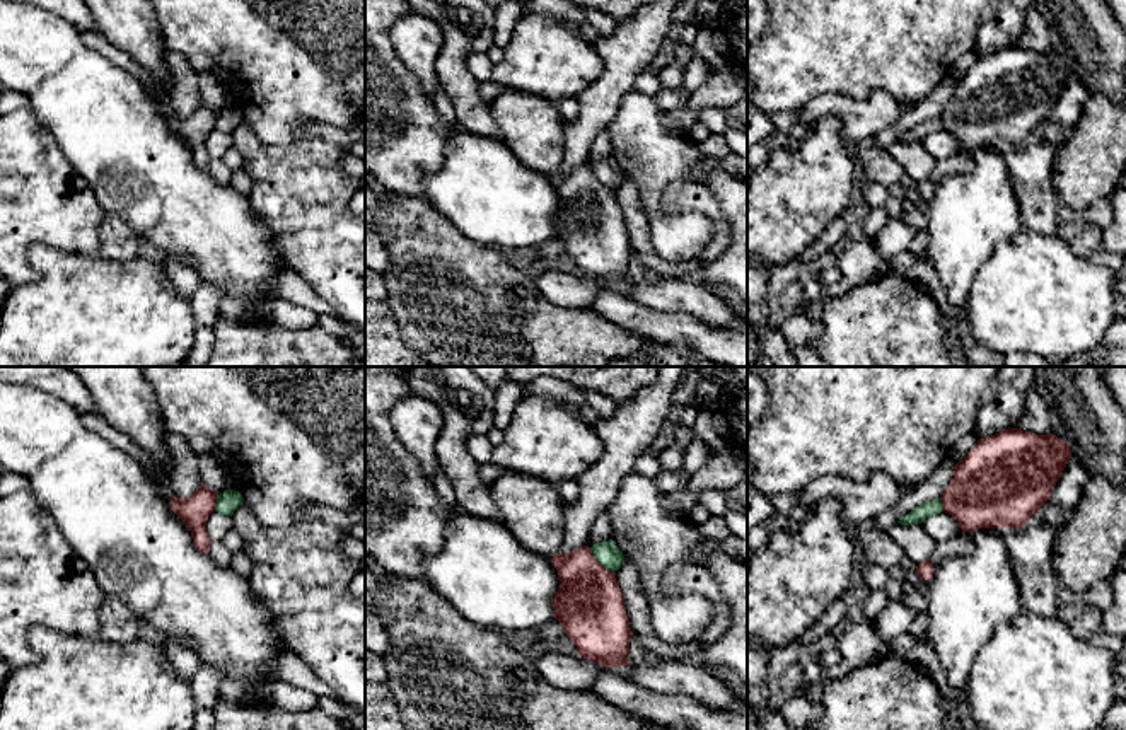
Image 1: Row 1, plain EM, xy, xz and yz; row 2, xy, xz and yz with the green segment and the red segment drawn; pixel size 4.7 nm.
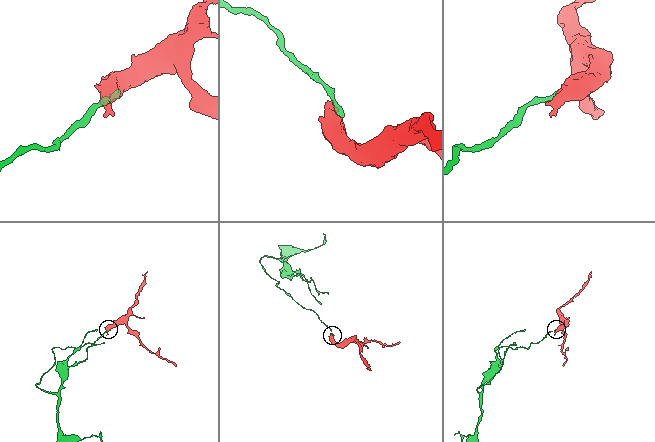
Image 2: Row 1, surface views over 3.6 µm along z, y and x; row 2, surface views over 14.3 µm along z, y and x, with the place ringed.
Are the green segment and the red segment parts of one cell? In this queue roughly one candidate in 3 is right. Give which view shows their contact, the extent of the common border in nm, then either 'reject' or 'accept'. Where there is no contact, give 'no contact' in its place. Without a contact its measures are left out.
contact in xz; length 180 nm; reject

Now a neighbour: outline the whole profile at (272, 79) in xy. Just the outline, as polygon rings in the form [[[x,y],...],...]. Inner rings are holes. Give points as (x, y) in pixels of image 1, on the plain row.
[[[148,0],[167,51],[215,77],[268,145],[288,145],[305,121],[350,130],[365,119],[365,0]]]

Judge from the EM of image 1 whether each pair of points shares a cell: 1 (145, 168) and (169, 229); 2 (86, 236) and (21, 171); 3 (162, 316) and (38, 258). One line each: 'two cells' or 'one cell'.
1: one cell
2: one cell
3: one cell

